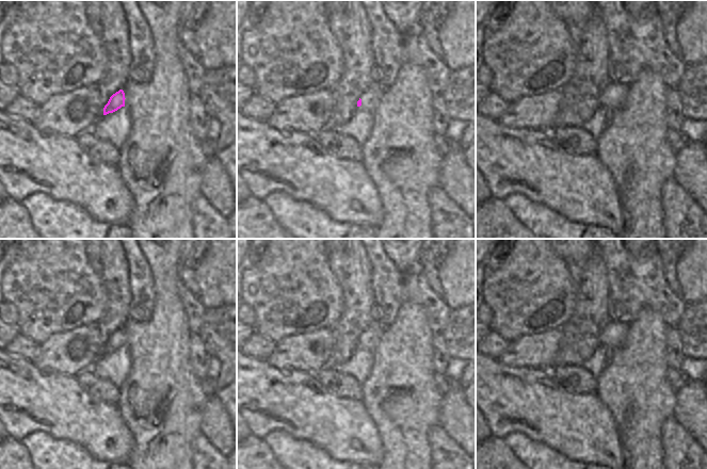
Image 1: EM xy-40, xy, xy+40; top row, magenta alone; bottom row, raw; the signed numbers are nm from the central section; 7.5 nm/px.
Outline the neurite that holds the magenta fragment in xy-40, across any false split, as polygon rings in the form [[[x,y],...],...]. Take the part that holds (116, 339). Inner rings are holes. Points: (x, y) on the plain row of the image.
[[[119,328],[115,333],[113,333],[108,342],[103,346],[103,354],[107,354],[109,352],[113,352],[120,347],[122,345],[125,345],[125,331],[123,328]]]

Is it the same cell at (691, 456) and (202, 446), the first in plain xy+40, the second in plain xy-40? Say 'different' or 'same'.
same

